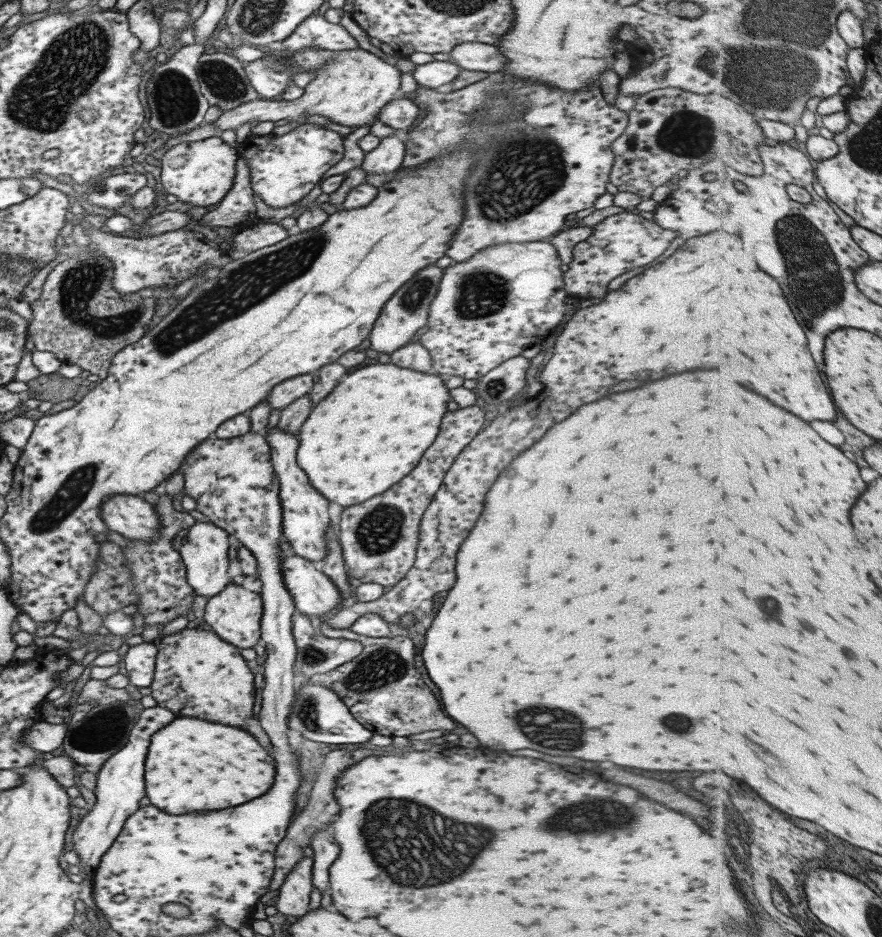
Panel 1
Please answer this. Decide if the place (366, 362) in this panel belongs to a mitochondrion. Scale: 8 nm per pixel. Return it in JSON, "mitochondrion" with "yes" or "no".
{"mitochondrion":"no"}

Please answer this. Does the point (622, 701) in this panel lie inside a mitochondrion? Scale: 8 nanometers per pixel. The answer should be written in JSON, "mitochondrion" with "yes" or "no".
{"mitochondrion":"no"}

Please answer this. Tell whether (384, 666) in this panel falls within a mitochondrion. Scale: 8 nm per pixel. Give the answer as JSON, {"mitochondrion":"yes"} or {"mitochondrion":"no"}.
{"mitochondrion":"yes"}

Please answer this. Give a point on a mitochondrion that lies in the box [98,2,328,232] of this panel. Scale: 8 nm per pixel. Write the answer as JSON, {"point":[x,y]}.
{"point":[174,97]}

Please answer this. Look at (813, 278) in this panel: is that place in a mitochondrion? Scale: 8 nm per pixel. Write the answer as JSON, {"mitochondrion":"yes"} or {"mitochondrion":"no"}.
{"mitochondrion":"yes"}

